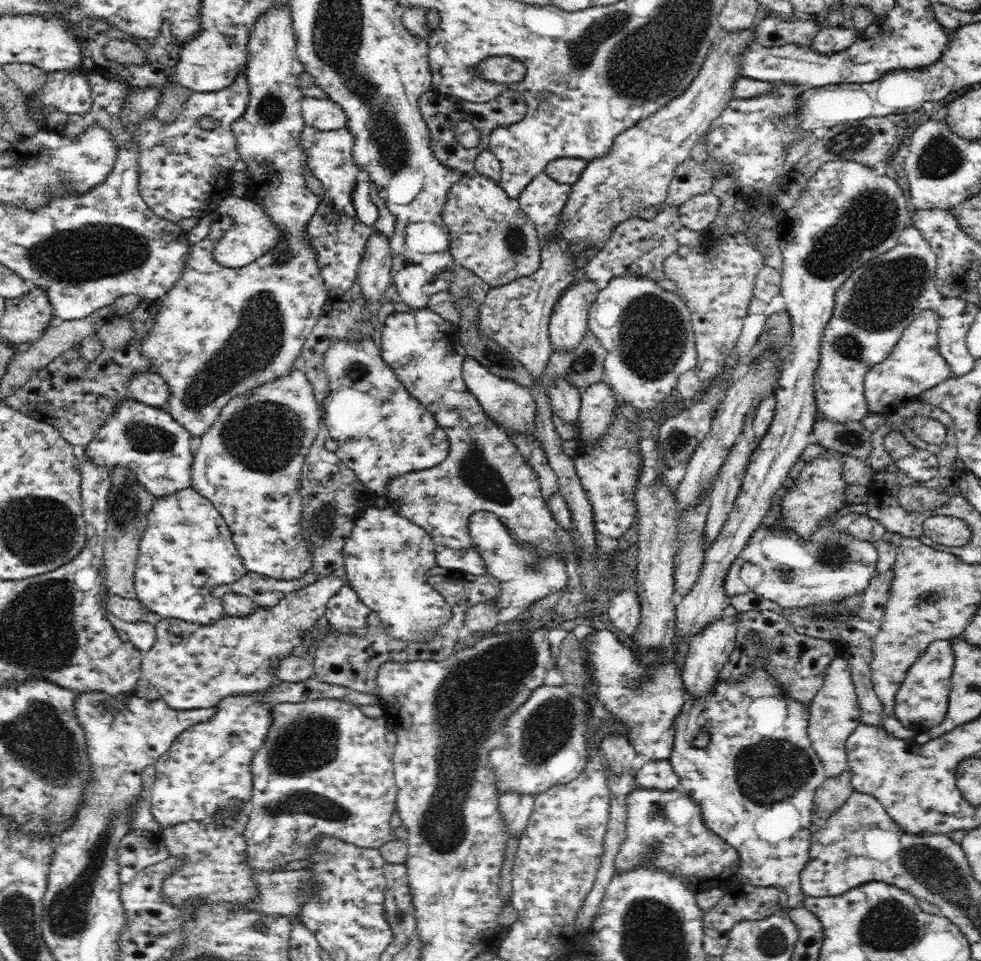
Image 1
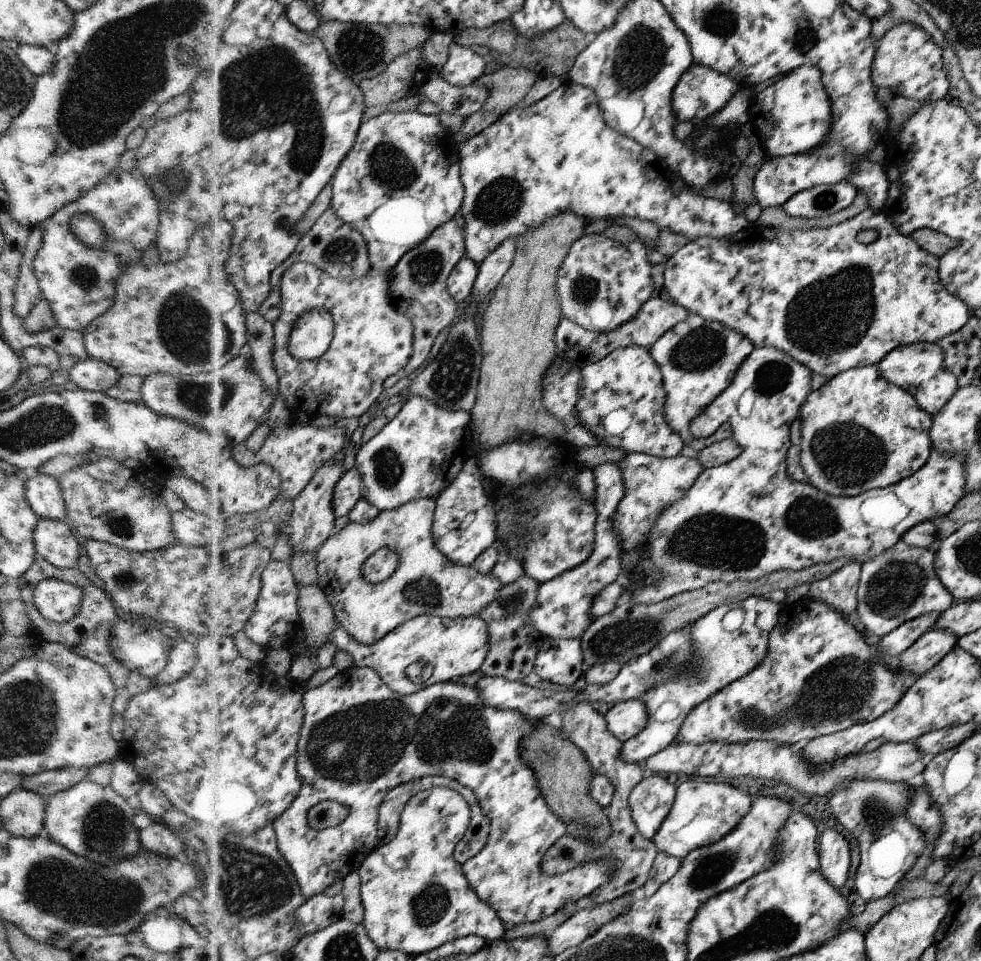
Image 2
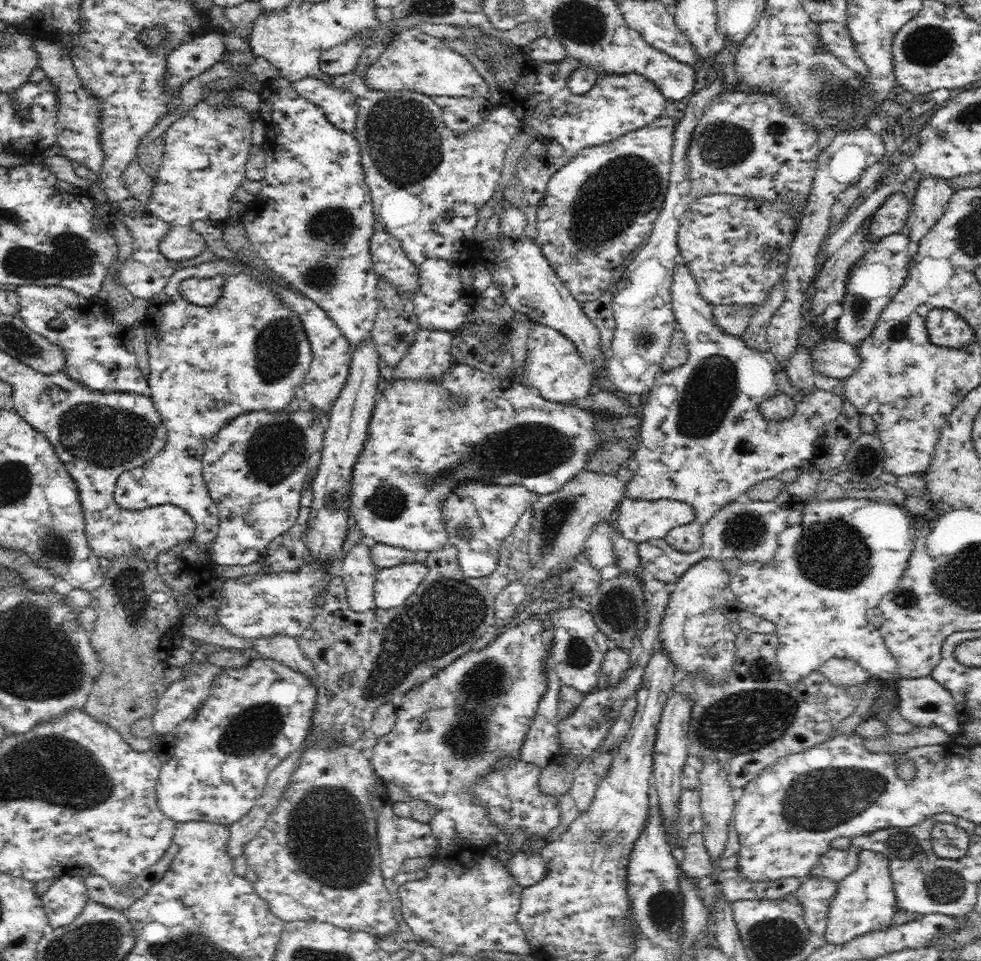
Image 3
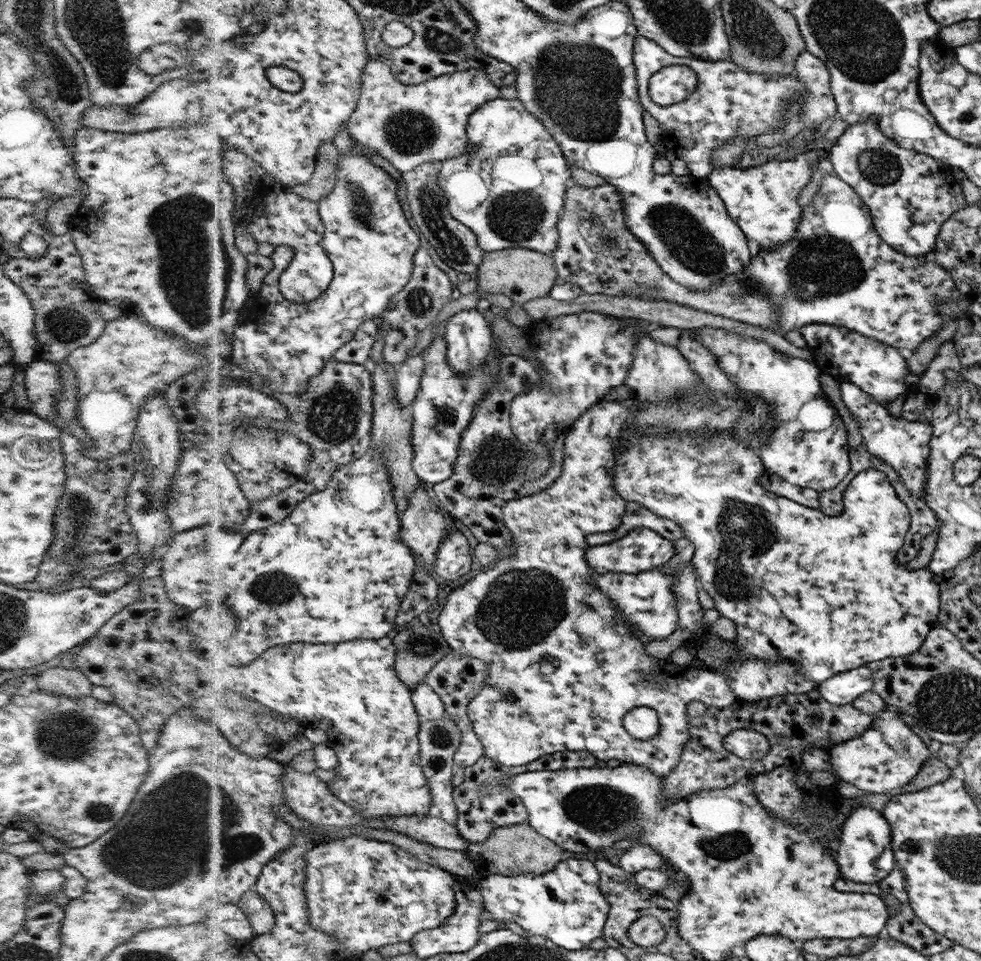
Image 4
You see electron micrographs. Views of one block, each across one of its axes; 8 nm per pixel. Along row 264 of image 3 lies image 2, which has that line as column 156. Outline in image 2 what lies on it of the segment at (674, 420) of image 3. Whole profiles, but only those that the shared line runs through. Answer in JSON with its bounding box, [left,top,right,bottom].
[152,639,197,686]

